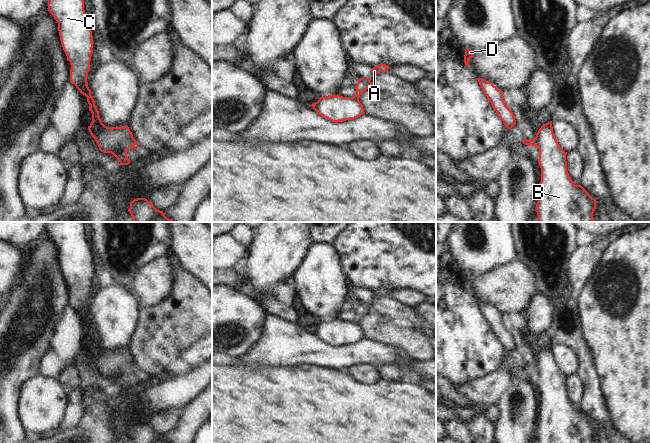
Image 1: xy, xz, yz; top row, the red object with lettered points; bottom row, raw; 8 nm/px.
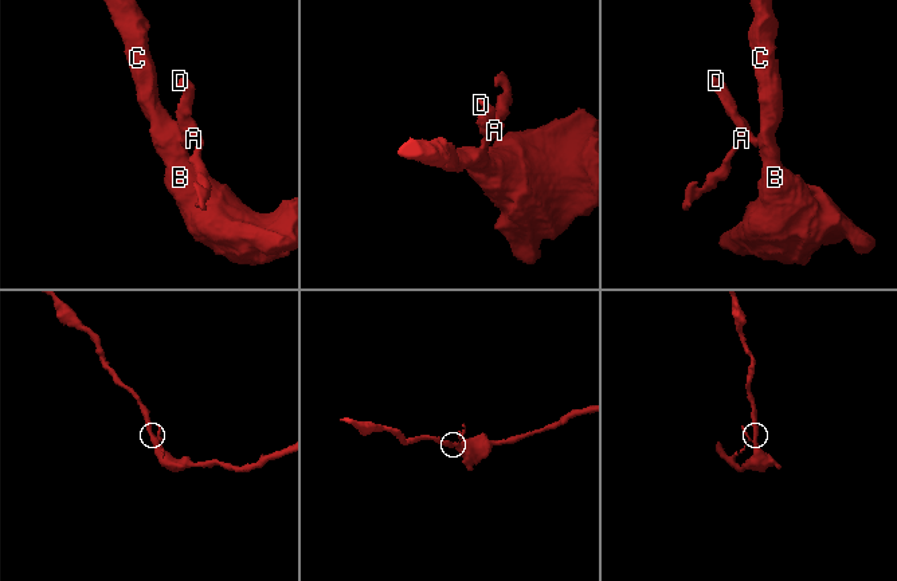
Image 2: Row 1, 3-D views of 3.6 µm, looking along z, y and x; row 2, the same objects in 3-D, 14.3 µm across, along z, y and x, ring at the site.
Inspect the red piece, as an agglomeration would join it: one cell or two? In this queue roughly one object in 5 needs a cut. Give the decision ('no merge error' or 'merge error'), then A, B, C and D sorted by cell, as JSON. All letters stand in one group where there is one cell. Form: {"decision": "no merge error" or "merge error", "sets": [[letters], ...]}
{"decision": "merge error", "sets": [["A", "D"], ["B", "C"]]}

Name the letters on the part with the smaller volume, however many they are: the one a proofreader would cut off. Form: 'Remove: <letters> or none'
Remove: A, D

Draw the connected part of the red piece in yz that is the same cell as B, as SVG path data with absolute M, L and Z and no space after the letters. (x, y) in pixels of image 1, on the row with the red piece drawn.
M552 121L544 124L536 134L538 140L541 181L538 186L539 199L536 212L539 222L593 222L596 199L592 198L581 185L574 185L567 171L565 152L553 133Z

